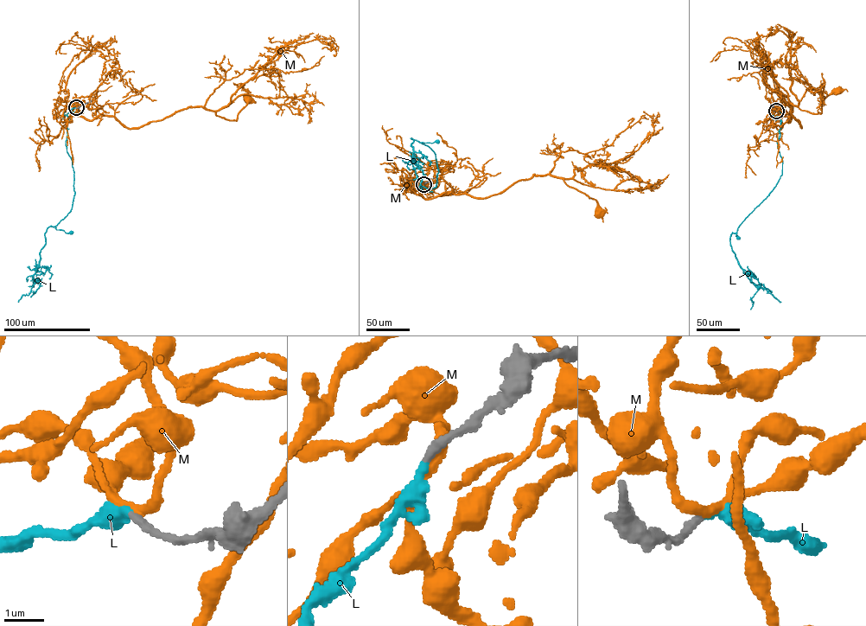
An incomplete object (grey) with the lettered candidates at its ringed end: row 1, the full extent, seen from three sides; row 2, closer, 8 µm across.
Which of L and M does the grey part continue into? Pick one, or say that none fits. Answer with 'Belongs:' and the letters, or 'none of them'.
Belongs: L

